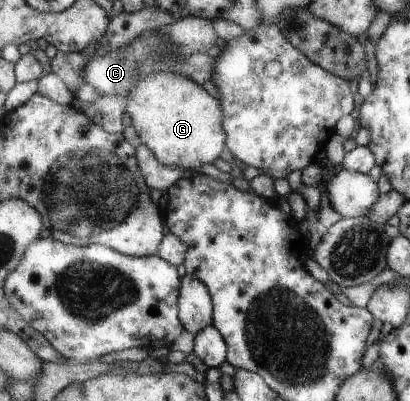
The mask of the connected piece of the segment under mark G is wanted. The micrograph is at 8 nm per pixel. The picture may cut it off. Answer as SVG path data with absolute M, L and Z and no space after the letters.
M159 71L144 76L125 101L131 126L161 164L194 171L198 165L213 164L225 148L219 102L185 75Z

